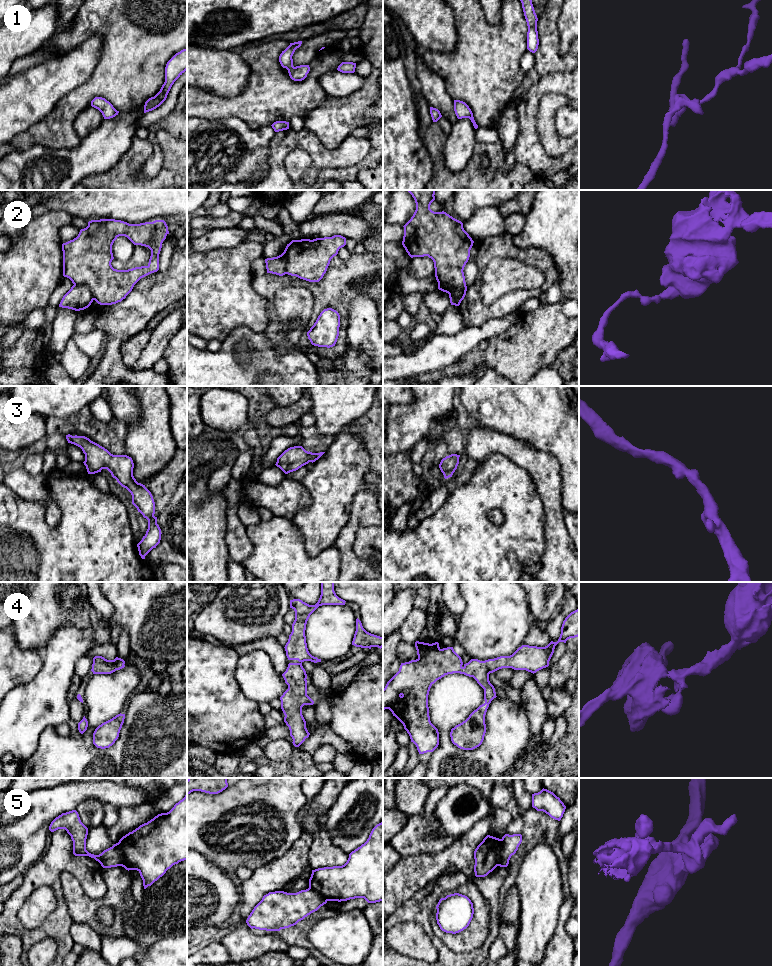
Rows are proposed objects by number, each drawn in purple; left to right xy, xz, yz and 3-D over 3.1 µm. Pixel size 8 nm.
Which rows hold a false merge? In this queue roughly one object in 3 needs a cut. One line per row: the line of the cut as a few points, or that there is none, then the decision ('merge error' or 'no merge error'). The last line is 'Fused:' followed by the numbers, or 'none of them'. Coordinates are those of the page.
1: no cut; no merge error
2: cut in xy along (74, 284), (86, 285), (94, 299); merge error
3: no cut; no merge error
4: no cut; no merge error
5: cut in yz along (501, 839), (496, 865); merge error
Fused: 2, 5

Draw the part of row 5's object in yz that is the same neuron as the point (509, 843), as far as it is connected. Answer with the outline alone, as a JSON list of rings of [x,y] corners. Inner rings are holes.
[[[505,834],[501,839],[501,846],[497,854],[497,866],[507,867],[511,856],[516,853],[521,842],[521,834]]]

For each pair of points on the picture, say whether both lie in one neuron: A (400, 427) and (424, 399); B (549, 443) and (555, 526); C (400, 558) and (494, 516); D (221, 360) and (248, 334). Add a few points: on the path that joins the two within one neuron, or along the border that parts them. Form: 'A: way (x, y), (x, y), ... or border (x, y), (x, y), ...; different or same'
A: way (407, 420), (421, 406); same
B: border (528, 444), (550, 453), (559, 466), (560, 474); different
C: border (492, 508), (488, 518), (494, 524), (500, 525); different
D: way (227, 352), (228, 346), (240, 334); same

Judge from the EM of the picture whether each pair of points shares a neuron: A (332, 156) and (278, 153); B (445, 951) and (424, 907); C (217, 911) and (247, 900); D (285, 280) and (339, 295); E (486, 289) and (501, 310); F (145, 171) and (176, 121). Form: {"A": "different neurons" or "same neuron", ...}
{"A": "same neuron", "B": "same neuron", "C": "different neurons", "D": "same neuron", "E": "different neurons", "F": "same neuron"}

